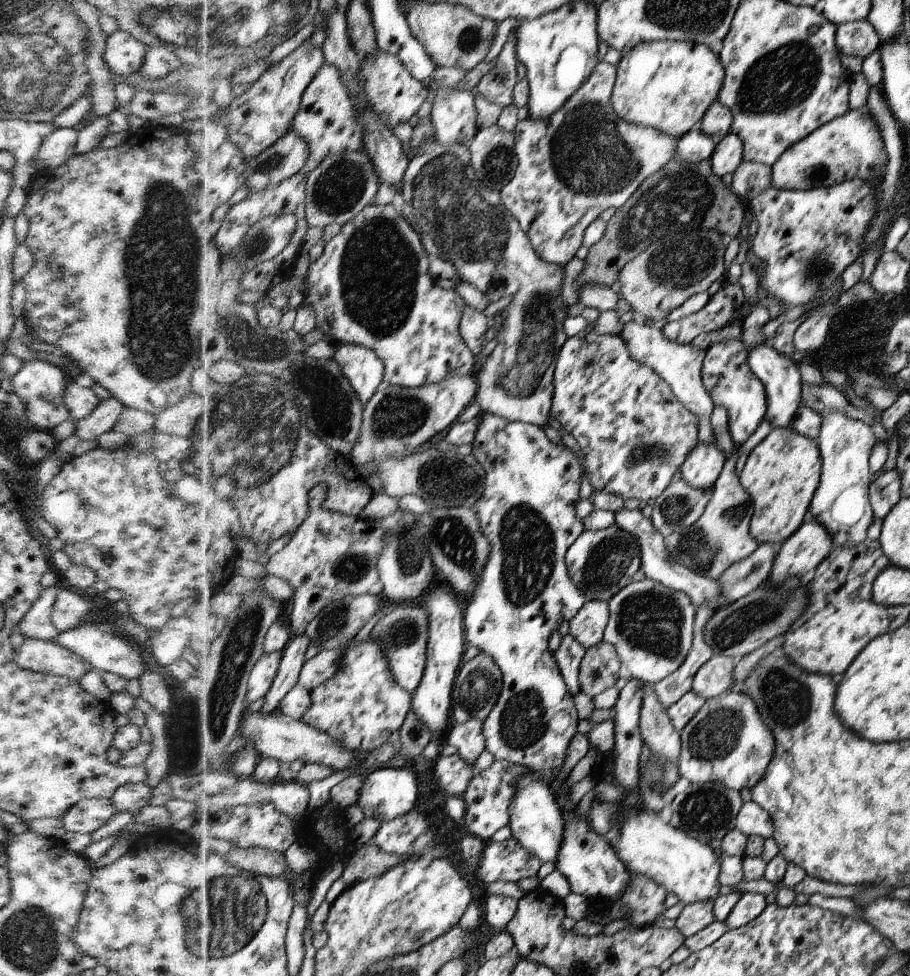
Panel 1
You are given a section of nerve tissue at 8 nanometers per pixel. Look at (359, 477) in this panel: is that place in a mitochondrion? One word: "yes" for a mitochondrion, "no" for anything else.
no

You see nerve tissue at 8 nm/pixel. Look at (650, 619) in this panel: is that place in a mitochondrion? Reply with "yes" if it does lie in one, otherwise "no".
yes

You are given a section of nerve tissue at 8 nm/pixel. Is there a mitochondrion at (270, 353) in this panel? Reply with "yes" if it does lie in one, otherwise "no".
yes

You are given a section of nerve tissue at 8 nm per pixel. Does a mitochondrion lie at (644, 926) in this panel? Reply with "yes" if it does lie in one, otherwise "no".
no

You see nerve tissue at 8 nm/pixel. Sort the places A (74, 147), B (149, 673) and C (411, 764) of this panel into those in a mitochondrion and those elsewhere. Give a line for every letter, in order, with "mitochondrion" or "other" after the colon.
A: other
B: other
C: other

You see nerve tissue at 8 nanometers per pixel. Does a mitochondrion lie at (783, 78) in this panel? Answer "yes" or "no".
yes

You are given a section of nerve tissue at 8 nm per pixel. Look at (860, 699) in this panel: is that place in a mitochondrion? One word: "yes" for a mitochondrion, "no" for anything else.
no

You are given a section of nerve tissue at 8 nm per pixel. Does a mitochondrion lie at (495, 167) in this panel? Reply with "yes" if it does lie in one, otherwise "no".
yes

